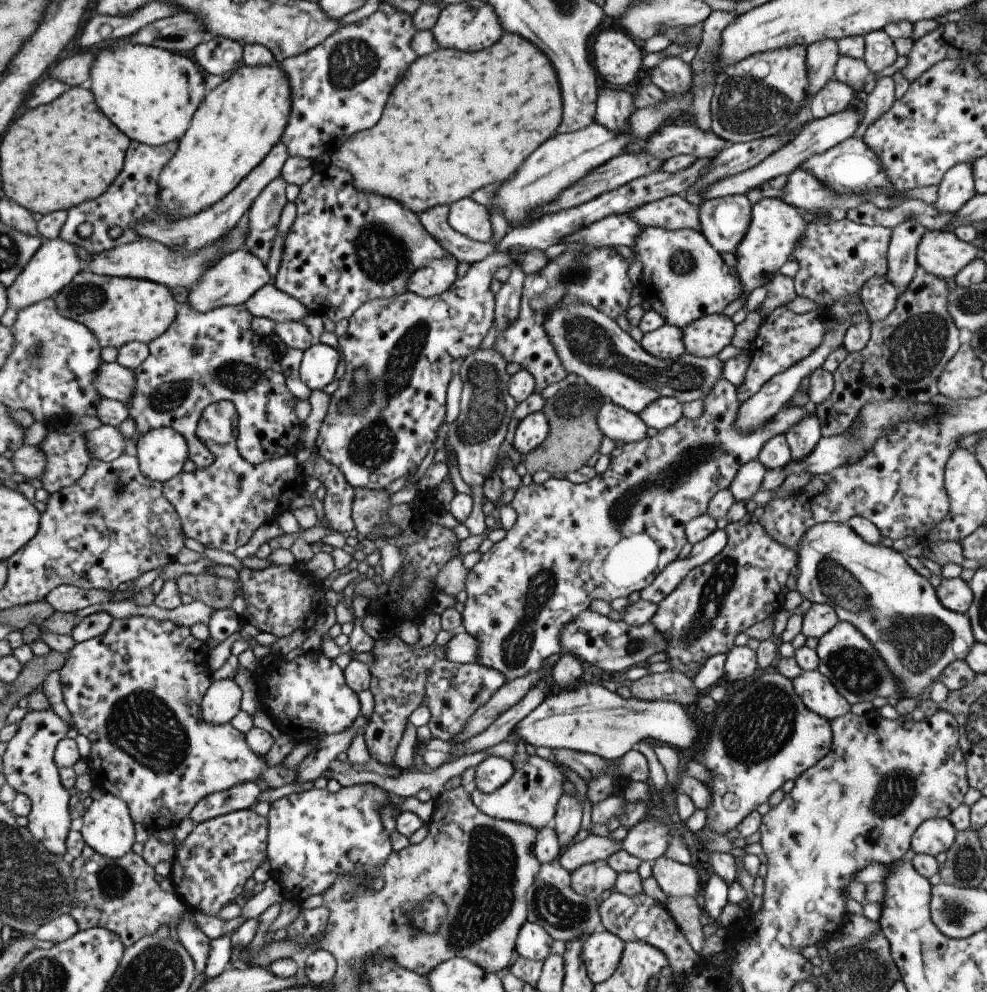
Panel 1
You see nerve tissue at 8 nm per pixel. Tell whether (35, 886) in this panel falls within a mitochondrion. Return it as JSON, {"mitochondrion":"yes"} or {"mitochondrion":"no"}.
{"mitochondrion":"yes"}

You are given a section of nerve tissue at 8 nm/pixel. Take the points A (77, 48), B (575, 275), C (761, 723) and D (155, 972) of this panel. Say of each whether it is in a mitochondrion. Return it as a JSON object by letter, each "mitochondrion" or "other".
{"A":"other","B":"mitochondrion","C":"mitochondrion","D":"mitochondrion"}

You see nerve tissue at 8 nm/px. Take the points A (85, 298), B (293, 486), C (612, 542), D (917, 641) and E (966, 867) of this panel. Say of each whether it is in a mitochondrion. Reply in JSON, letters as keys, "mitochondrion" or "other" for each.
{"A":"mitochondrion","B":"other","C":"mitochondrion","D":"mitochondrion","E":"mitochondrion"}

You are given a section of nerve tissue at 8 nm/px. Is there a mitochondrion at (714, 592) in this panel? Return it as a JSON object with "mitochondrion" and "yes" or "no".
{"mitochondrion":"yes"}

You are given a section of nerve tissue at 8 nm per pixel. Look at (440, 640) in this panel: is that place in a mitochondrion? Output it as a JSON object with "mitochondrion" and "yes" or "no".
{"mitochondrion":"no"}

